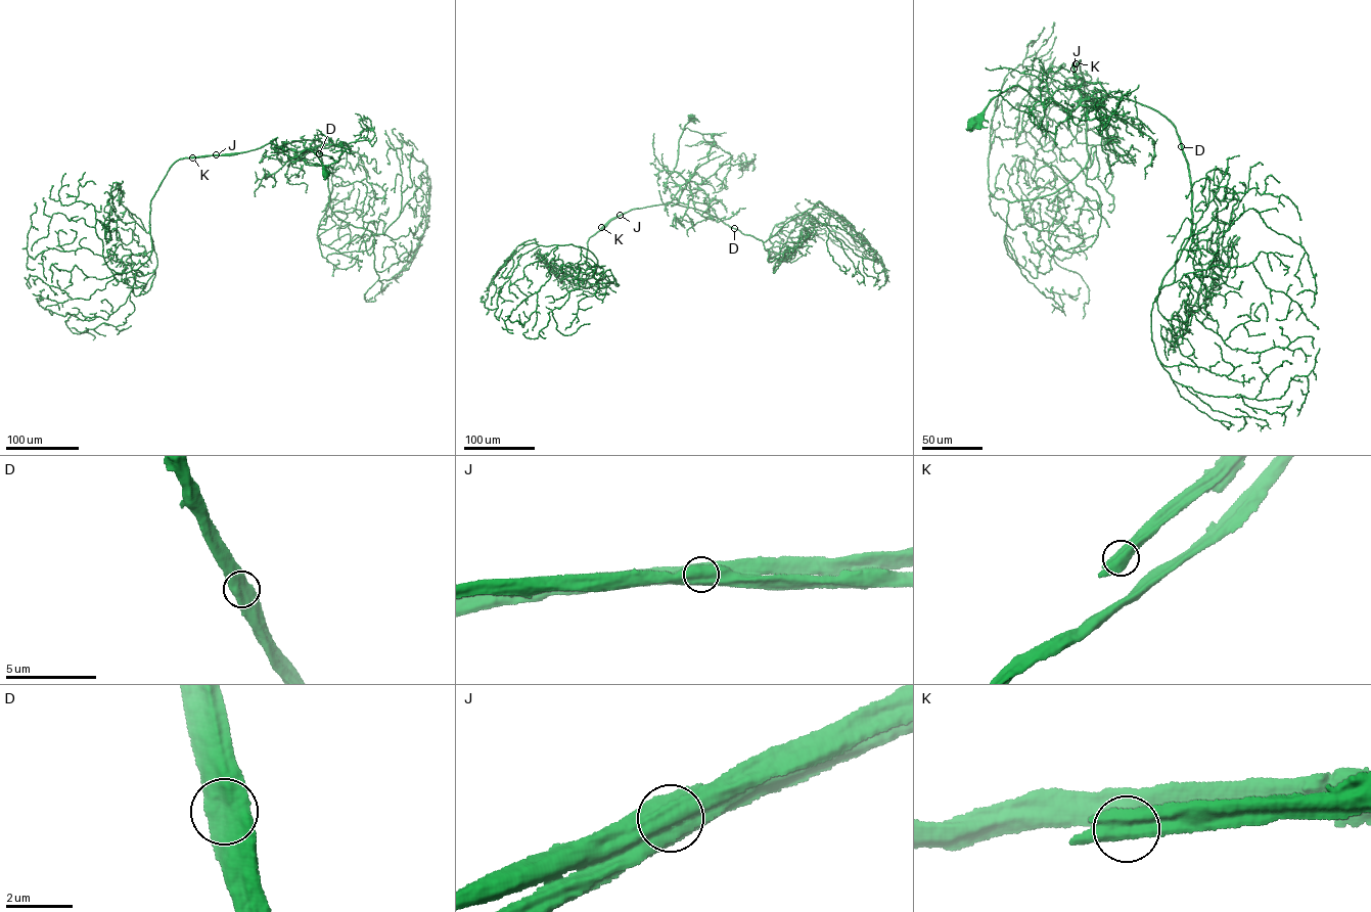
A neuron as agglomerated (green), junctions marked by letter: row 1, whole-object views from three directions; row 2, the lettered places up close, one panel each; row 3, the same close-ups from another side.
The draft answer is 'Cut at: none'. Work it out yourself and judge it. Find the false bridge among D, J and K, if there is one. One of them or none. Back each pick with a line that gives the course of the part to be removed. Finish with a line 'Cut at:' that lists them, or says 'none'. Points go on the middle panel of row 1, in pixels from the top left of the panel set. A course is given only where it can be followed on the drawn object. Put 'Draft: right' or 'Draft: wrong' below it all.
J: course (620, 215), (600, 228)
Cut at: J
Draft: wrong

